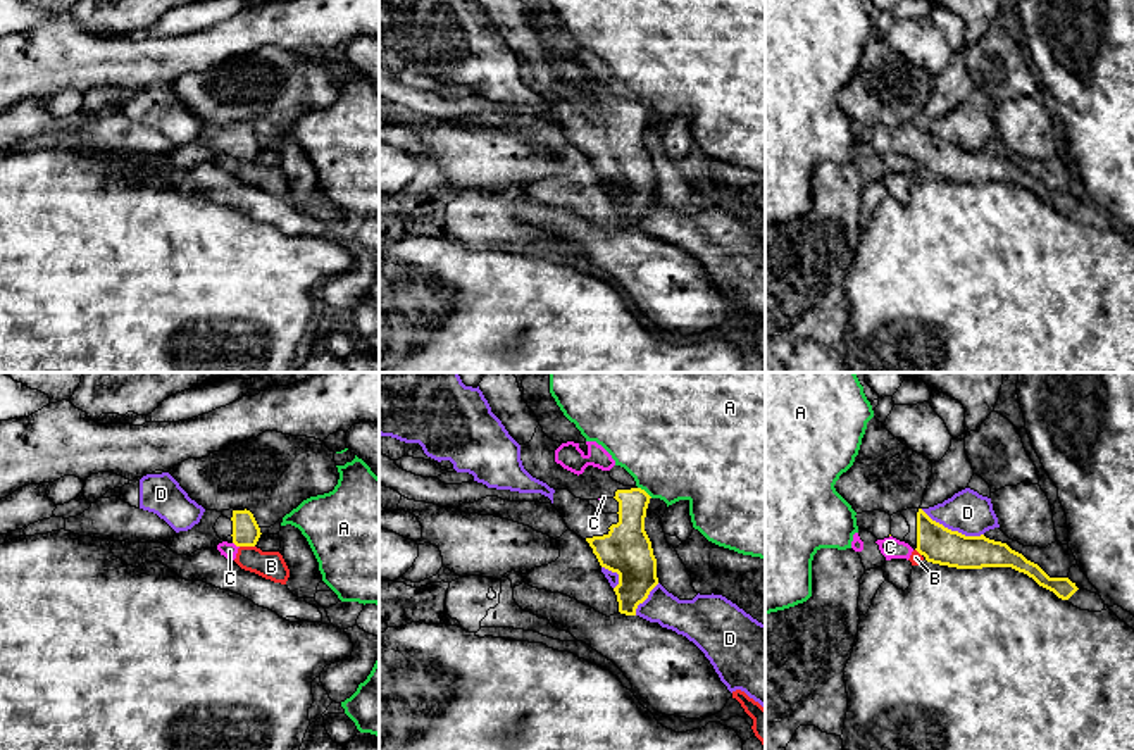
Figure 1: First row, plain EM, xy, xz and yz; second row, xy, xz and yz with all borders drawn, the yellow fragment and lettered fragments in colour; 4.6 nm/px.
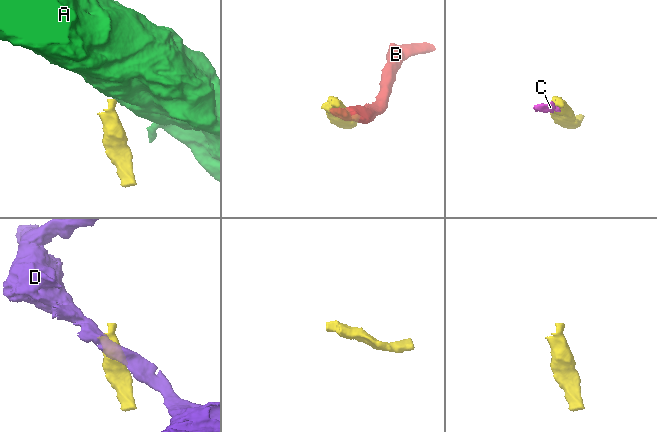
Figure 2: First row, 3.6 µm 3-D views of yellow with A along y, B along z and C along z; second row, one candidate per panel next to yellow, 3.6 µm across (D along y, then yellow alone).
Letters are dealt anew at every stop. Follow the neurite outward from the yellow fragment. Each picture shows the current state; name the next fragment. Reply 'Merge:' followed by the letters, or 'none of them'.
Merge: none of them

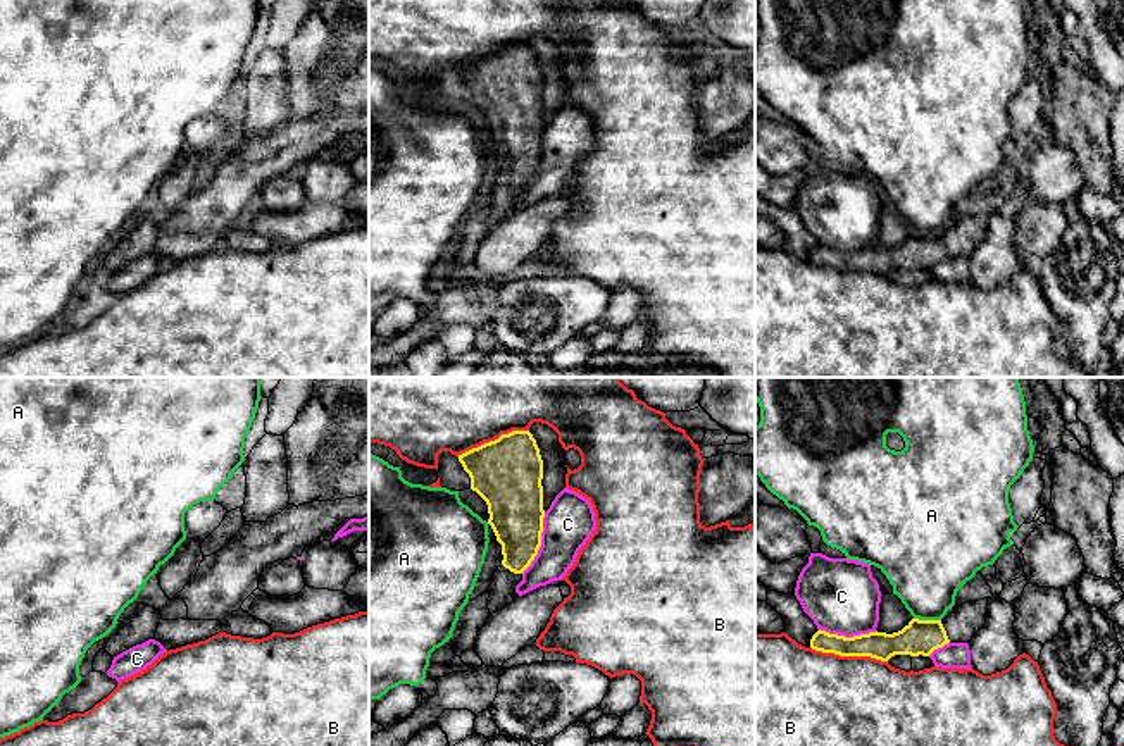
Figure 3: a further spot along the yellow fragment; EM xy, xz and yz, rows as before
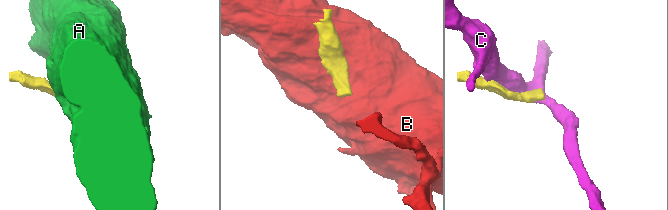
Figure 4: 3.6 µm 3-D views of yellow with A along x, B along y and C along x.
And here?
Merge: none of them

